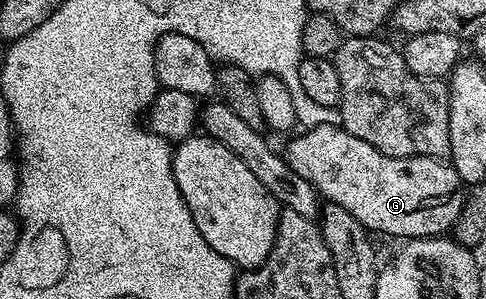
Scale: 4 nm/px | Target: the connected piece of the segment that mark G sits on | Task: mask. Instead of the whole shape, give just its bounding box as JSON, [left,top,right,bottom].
[283,123,466,241]

